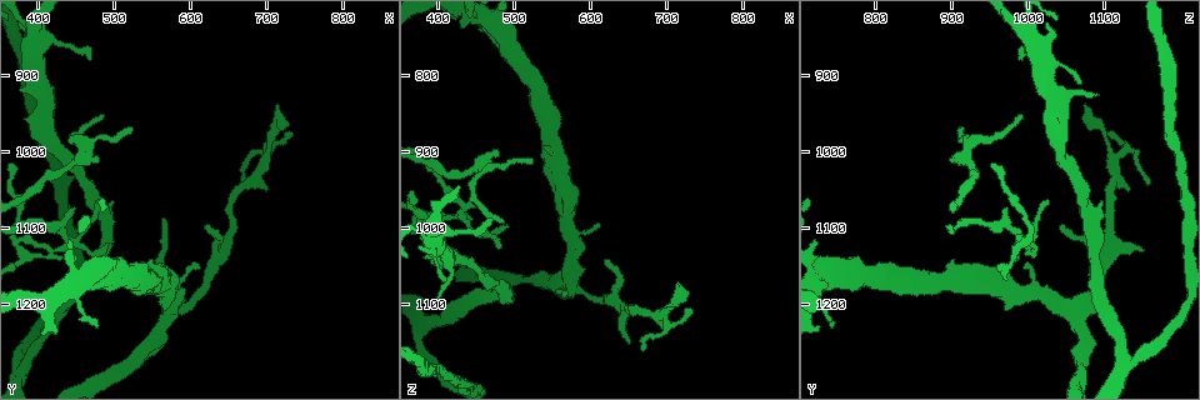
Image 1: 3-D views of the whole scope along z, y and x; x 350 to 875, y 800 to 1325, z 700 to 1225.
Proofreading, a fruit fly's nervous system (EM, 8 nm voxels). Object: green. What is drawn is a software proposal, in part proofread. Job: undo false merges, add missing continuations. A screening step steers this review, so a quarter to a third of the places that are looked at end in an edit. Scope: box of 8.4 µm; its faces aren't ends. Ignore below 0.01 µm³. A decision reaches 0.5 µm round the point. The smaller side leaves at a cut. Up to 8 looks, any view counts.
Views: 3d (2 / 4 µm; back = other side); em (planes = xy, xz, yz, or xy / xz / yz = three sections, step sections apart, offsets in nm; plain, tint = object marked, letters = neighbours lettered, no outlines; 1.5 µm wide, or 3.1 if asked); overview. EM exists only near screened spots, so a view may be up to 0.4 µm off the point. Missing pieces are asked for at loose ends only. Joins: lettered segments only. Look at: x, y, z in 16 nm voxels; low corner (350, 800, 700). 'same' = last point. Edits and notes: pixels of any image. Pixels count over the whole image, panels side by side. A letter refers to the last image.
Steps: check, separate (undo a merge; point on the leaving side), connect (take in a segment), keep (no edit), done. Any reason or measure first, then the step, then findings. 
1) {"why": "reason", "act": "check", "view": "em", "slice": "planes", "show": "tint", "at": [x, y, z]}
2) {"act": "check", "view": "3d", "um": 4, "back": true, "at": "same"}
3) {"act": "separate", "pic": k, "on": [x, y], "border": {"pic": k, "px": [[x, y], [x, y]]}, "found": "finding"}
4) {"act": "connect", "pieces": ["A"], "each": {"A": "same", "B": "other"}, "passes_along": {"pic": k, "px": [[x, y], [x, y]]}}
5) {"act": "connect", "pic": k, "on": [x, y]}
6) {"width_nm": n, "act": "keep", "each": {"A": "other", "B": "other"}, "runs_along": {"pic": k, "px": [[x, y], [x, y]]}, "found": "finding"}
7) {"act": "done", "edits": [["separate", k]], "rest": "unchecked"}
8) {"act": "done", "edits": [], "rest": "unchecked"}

{"why": "branch stops here", "act": "check", "view": "em", "slice": "xz", "step": 8, "show": "letters", "at": [615, 1155, 995]}

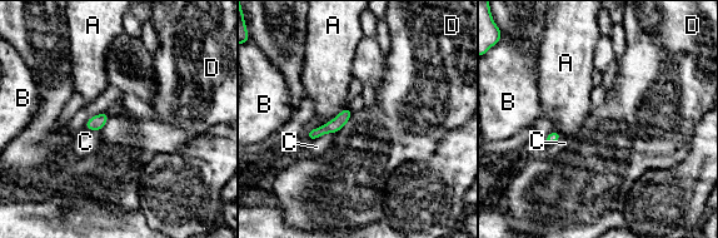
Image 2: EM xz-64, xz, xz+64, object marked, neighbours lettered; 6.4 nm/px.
{"act": "keep", "each": {"A": "other", "B": "other", "C": "other", "D": "other"}, "border": {"pic": 2, "px": [[353, 112], [349, 120]]}, "found": "none of them fits"}

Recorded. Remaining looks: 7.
{"why": "tapers out", "act": "check", "view": "em", "slice": "planes", "show": "letters", "at": [470, 880, 990]}

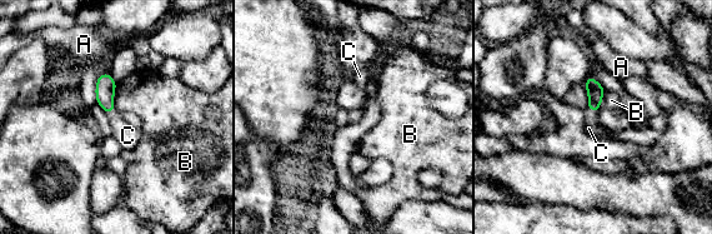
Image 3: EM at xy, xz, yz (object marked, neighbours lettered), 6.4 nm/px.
{"act": "connect", "pieces": ["C"], "each": {"A": "other", "B": "other", "C": "same"}, "passes_along": {"pic": 3, "px": [[595, 90], [591, 110], [591, 119]]}, "found": "the neuron continues"}

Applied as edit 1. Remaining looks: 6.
{"why": "redraw", "act": "check", "view": "overview"}

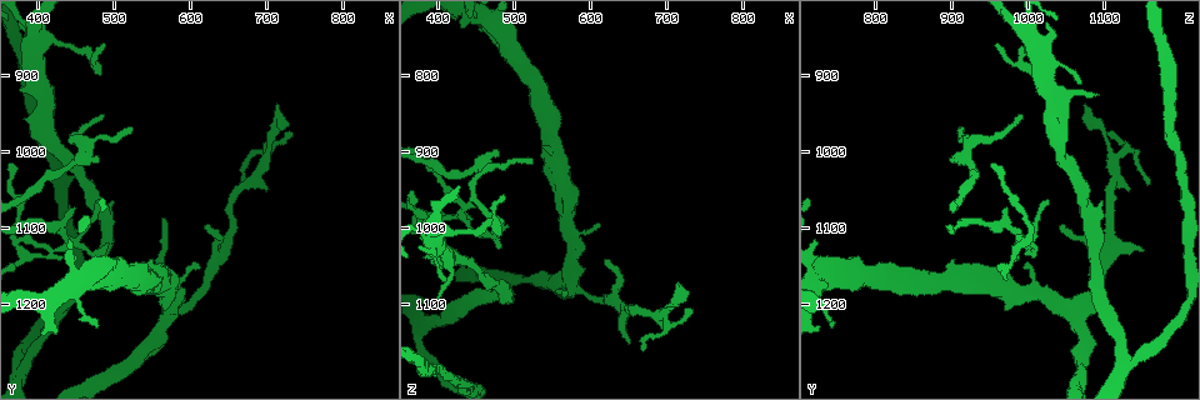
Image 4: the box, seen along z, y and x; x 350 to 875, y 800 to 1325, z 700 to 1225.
{"why": "thin end", "act": "check", "view": "em", "slice": "xz", "step": 8, "show": "letters", "at": [655, 1130, 1150]}

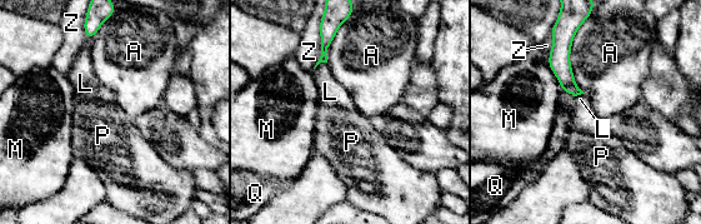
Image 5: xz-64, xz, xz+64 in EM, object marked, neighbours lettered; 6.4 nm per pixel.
{"why": "another direction", "act": "check", "view": "em", "slice": "planes", "show": "letters", "at": "same"}

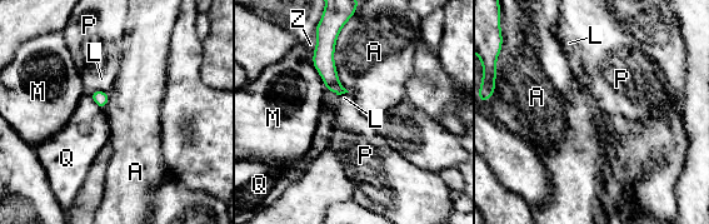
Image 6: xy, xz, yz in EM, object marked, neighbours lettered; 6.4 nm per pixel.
{"longest_contact_nm": ["A", 420], "act": "keep", "each": {"A": "other", "L": "other", "M": "other", "P": "other", "Q": "other", "Z": "other"}, "border": {"pic": 6, "px": [[340, 29], [334, 65], [349, 91]]}, "found": "no lettered segment goes on from it"}

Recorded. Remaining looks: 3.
{"act": "done", "edits": [["connect", 3]], "rest": "unchecked"}

